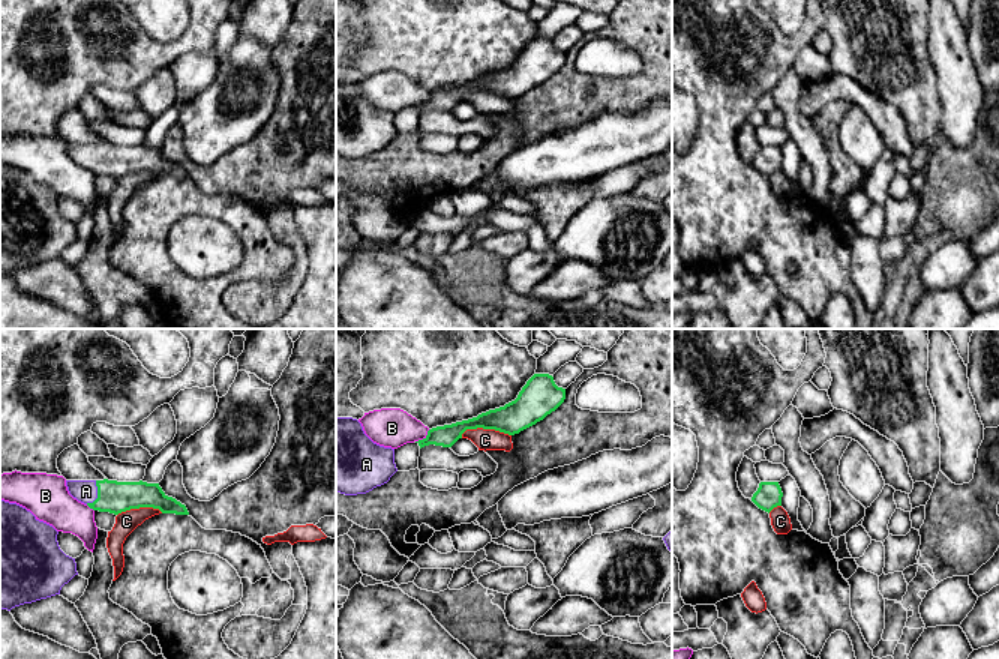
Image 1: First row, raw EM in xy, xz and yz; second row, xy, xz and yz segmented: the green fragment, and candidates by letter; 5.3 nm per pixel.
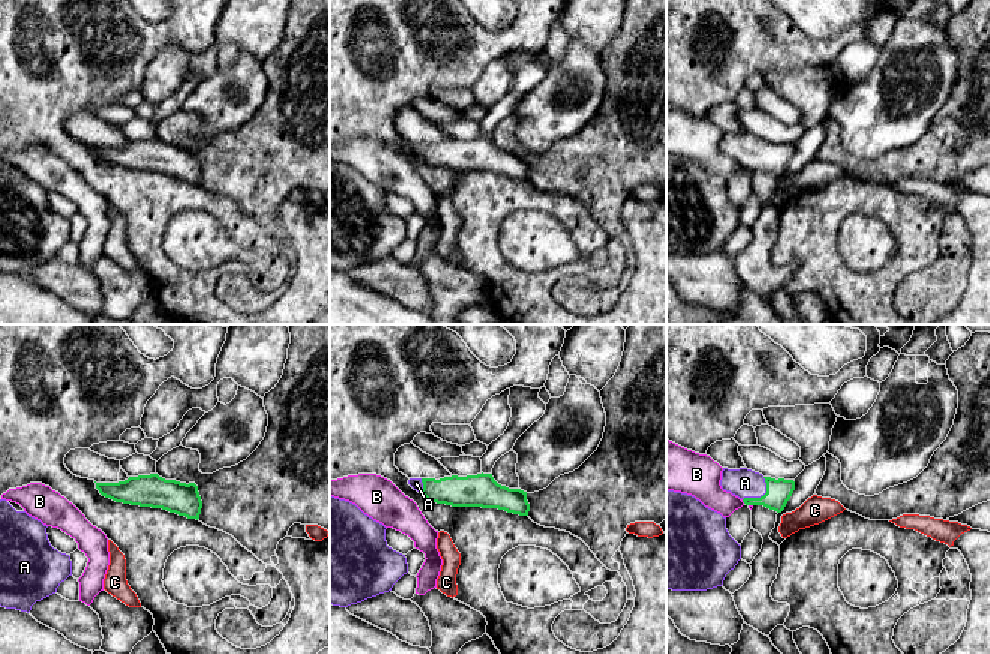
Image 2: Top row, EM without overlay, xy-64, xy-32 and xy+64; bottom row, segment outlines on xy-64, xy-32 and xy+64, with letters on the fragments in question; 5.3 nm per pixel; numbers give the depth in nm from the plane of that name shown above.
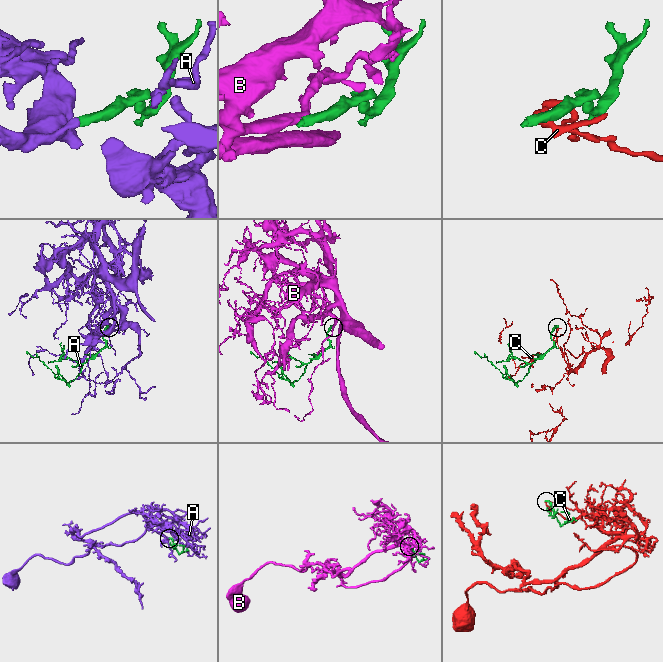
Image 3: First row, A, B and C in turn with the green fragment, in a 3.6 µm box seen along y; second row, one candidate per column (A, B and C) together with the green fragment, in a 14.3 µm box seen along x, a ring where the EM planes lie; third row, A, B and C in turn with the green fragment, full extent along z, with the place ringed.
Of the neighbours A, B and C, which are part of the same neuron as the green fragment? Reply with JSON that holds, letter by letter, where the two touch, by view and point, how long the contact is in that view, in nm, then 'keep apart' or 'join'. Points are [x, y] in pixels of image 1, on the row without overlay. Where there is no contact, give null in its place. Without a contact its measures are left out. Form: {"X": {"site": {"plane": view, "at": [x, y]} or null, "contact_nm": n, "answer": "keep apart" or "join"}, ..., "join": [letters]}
{"A": {"site": {"plane": "xy", "at": [98, 158]}, "contact_nm": 140, "answer": "join"}, "B": {"site": {"plane": "xz", "at": [423, 102]}, "contact_nm": 100, "answer": "keep apart"}, "C": {"site": {"plane": "xz", "at": [486, 92]}, "contact_nm": 280, "answer": "keep apart"}, "join": ["A"]}

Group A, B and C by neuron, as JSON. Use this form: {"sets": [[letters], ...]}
{"sets": [["A"], ["B"], ["C"]]}

